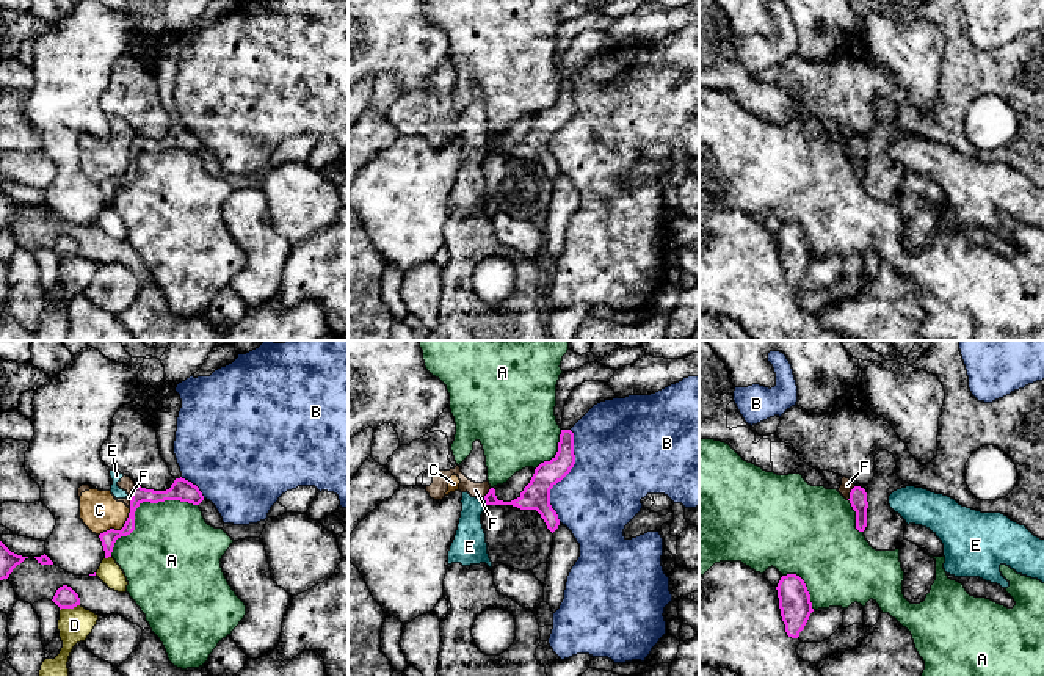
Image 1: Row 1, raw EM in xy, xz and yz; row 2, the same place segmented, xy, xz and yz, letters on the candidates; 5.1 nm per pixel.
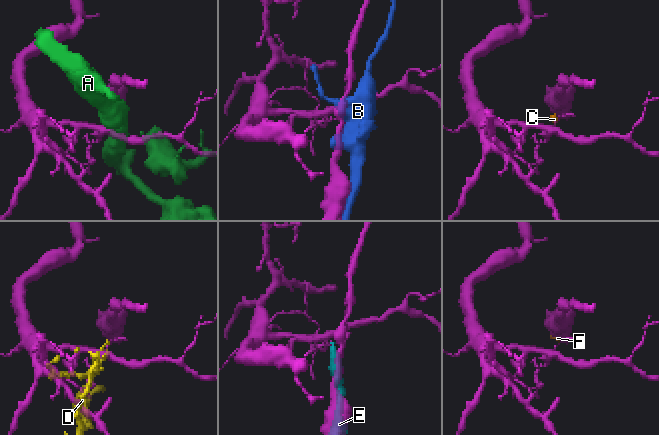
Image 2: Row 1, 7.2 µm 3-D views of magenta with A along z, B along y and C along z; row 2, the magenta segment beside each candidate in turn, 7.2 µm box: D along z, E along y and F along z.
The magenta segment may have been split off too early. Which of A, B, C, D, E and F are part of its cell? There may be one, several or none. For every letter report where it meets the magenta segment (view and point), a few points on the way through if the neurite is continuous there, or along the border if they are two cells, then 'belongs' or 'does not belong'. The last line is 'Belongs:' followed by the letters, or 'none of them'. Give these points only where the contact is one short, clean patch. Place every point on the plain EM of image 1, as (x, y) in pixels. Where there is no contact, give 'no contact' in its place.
A: xy (138, 154) | does not belong
B: xz (565, 124) | does not belong
C: xy (121, 178) | along xy (130, 157), (126, 171), (119, 178), (107, 178), (99, 184) | does not belong
D: xy (69, 256) | does not belong
E: xz (485, 148) | along xz (483, 146), (486, 152) | does not belong
F: xy (132, 145) | along xy (135, 134), (129, 156) | does not belong
Belongs: none of them

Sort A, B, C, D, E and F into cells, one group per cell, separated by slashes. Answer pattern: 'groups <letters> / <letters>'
groups A / B / C E F / D

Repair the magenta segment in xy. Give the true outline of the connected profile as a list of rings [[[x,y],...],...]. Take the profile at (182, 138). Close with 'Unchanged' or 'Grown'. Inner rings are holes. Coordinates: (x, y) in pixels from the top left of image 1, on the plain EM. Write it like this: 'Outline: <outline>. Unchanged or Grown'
Outline: [[[182,125],[176,127],[171,136],[166,140],[154,140],[135,135],[132,138],[130,162],[124,176],[121,179],[110,177],[99,184],[105,199],[105,207],[111,205],[118,187],[127,185],[135,179],[135,160],[143,151],[158,152],[165,149],[180,149],[199,154],[204,149],[204,144],[196,133]]]. Unchanged

